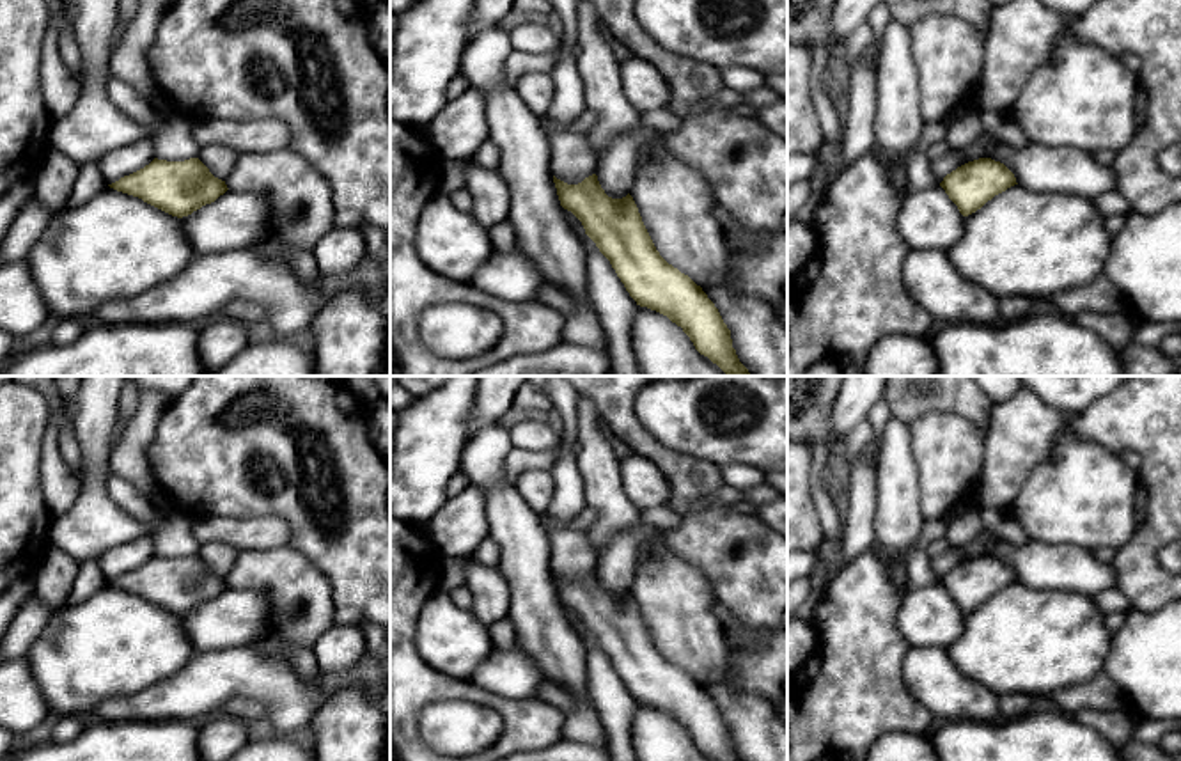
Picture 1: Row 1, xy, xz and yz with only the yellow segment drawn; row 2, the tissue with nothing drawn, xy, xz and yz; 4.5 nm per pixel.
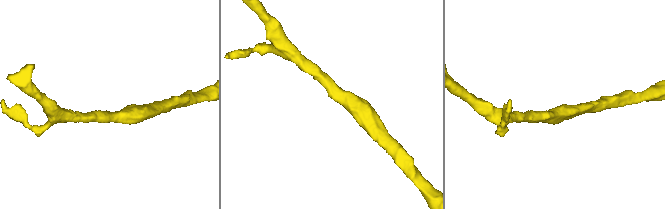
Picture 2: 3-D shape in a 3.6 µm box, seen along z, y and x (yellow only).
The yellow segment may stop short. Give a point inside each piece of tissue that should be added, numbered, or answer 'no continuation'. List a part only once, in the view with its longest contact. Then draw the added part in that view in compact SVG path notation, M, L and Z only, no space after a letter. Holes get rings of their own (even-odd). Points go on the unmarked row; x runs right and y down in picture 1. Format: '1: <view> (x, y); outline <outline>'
no continuation

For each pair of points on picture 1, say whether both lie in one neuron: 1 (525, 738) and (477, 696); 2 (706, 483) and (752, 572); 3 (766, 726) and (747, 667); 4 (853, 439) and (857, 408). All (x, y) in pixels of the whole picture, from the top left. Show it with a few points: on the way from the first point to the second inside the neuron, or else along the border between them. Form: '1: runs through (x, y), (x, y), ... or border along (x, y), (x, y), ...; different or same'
1: runs through (518, 724), (492, 701); same
2: runs through (694, 506), (694, 518), (731, 556); same
3: border along (727, 664), (742, 692), (758, 694), (768, 701); different
4: border along (866, 419), (841, 440); different

